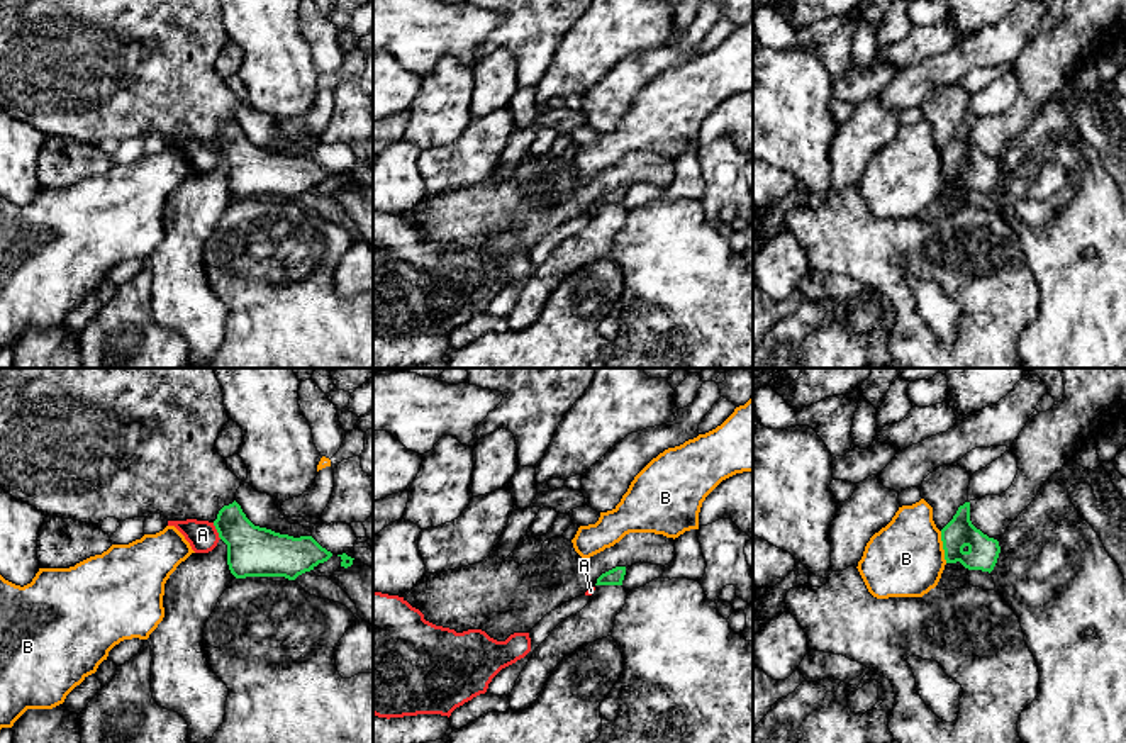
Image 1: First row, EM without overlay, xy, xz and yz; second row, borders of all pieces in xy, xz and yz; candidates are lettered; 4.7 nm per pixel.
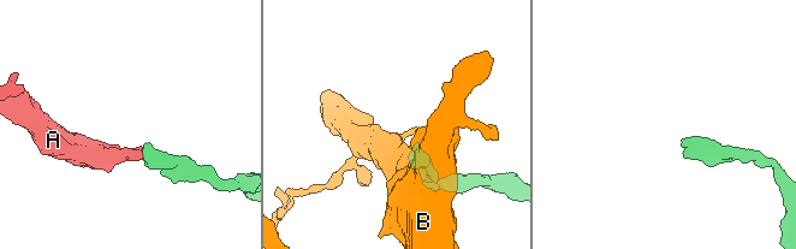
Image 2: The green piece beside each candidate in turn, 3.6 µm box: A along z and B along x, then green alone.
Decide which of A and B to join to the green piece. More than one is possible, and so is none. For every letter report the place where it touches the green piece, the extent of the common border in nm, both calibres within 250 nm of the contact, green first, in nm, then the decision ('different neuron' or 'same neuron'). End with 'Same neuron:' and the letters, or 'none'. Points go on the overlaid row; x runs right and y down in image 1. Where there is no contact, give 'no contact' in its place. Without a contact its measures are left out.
A: meets green in xy at (217, 531); contact 90 nm long; 240 nm thick on the green side, 140 nm on the other; same neuron
B: meets green in yz at (943, 547); contact 160 nm long; 150 nm thick on the green side, 360 nm on the other; different neuron
Same neuron: A

